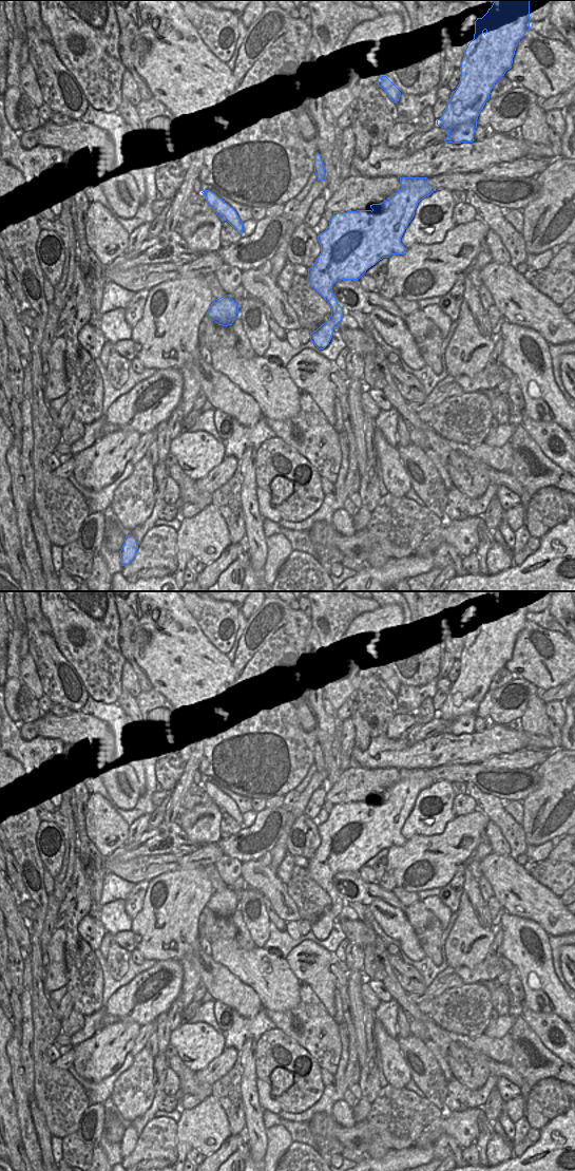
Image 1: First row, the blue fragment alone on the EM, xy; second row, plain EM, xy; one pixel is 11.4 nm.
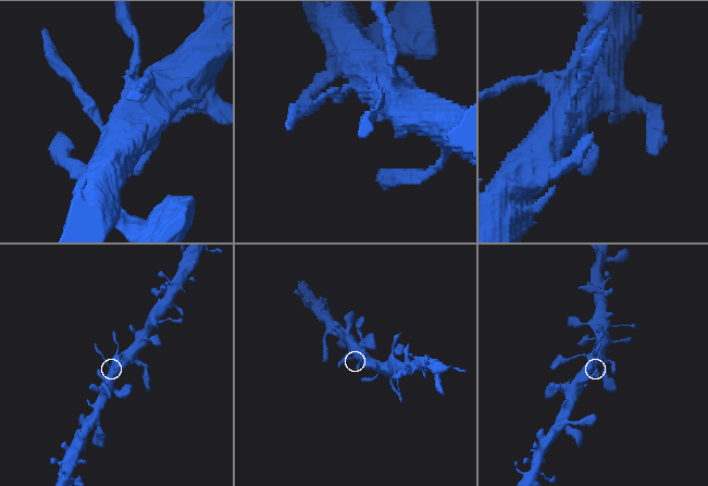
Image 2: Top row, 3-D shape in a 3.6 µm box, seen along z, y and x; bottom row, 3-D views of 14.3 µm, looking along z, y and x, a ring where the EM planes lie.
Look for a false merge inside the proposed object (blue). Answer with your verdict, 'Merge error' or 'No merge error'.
No merge error

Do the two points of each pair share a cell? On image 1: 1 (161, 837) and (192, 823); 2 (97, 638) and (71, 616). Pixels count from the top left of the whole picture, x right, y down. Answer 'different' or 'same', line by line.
1: different
2: same

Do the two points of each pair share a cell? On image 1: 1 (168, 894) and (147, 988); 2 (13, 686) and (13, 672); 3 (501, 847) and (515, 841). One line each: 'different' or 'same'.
1: different
2: different
3: different

